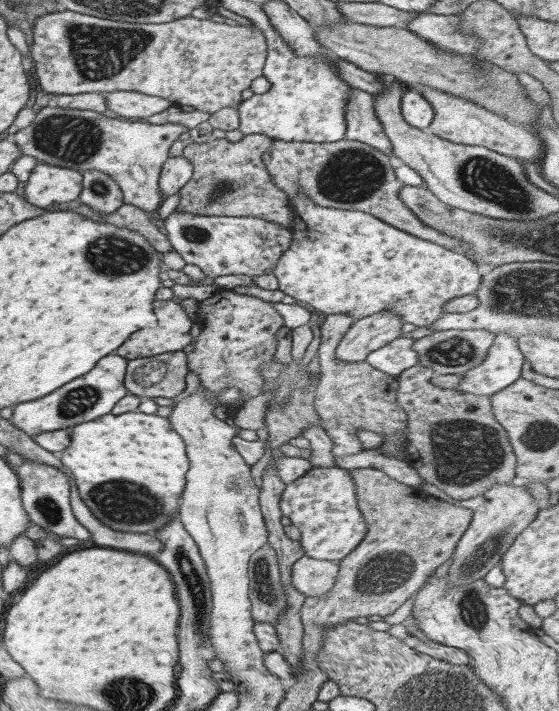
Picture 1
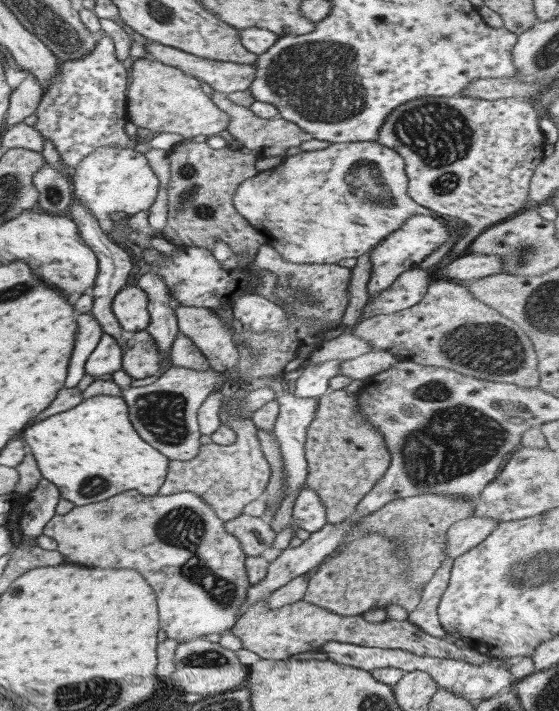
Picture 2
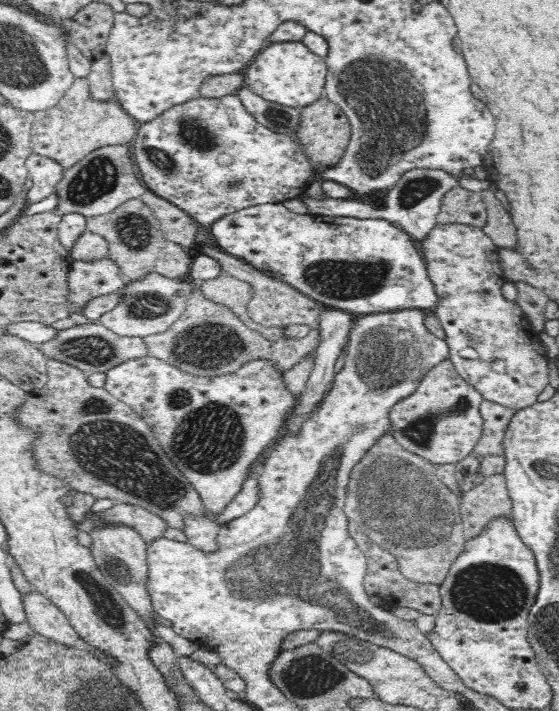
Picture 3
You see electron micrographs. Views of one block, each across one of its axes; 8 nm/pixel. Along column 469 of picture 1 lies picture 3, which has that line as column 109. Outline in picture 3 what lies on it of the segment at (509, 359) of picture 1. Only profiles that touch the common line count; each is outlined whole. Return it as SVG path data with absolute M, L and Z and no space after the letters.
M153 357L132 358L114 366L106 374L104 388L140 415L154 431L166 456L177 466L200 495L205 509L217 513L230 502L246 480L251 464L259 458L282 432L288 415L295 409L296 399L283 384L283 374L272 367L270 360L253 360L232 375L200 377L181 372Z

